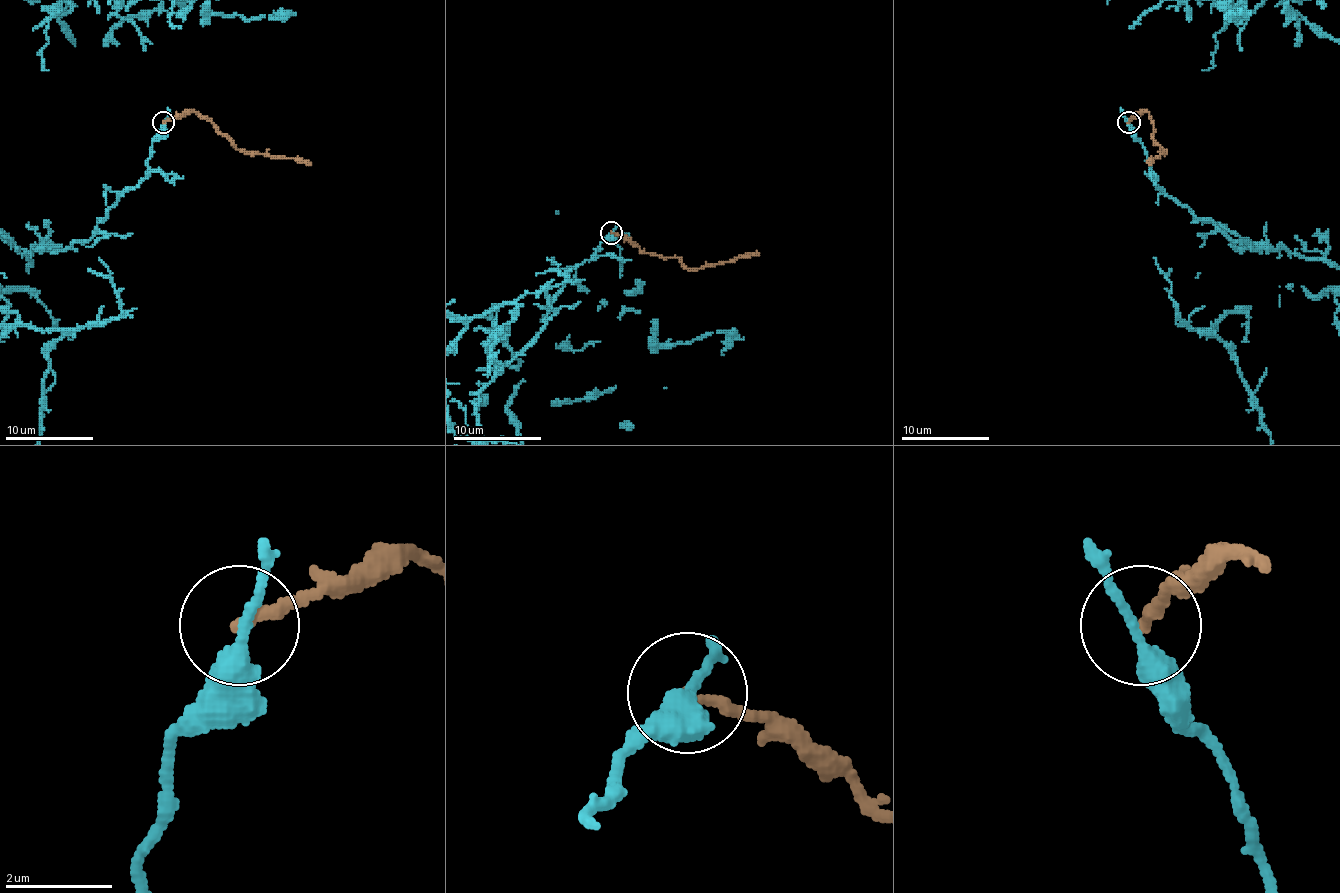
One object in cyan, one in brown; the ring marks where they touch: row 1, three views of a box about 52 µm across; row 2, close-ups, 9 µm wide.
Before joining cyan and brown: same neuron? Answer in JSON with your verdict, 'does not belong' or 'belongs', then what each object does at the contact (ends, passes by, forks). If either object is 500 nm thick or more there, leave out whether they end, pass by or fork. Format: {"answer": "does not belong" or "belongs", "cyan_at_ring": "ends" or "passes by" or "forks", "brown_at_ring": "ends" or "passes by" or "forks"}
{"answer": "does not belong", "cyan_at_ring": "passes by", "brown_at_ring": "ends"}

